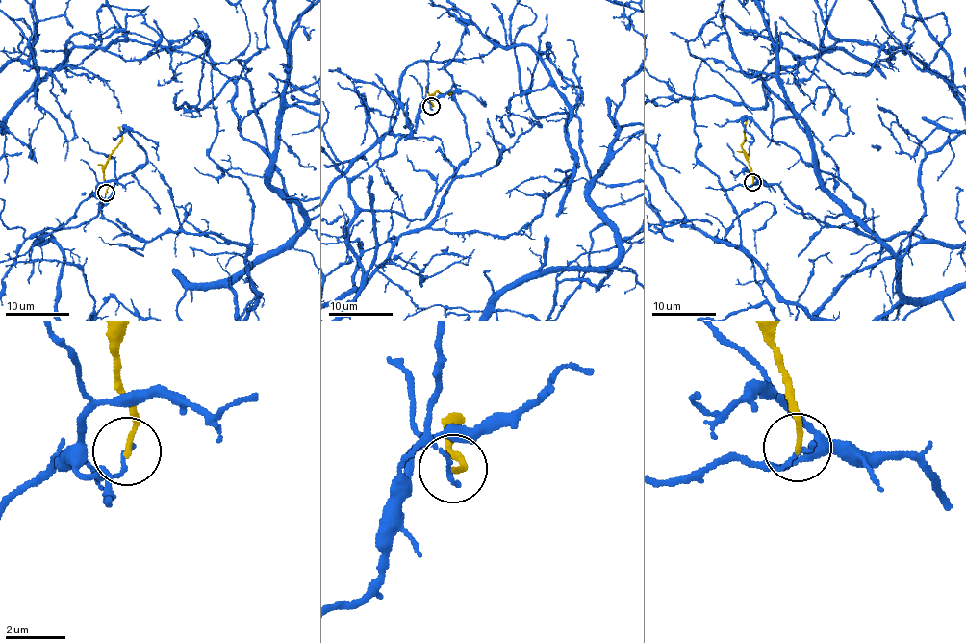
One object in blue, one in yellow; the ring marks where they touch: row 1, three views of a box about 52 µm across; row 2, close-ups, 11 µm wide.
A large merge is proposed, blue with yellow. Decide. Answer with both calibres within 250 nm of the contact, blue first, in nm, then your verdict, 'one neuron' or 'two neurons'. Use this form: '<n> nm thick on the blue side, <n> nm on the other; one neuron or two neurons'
160 nm thick on the blue side, 160 nm on the other; two neurons

